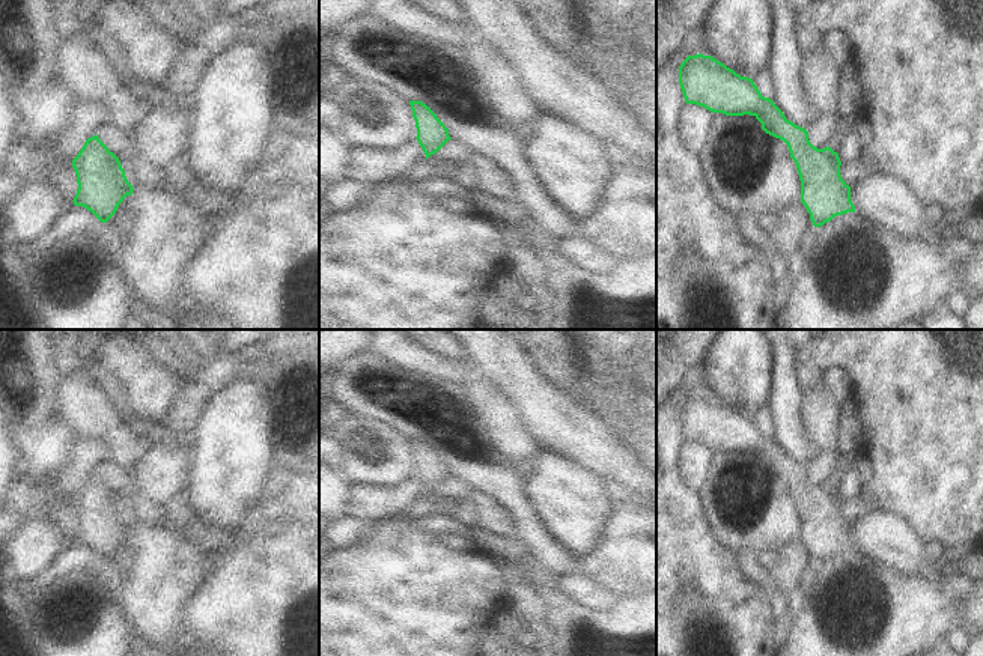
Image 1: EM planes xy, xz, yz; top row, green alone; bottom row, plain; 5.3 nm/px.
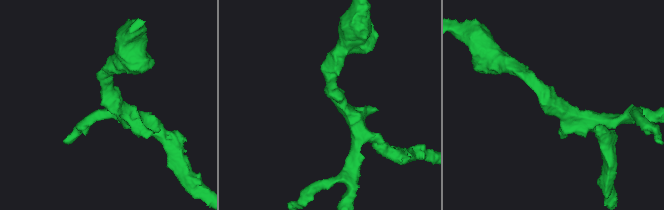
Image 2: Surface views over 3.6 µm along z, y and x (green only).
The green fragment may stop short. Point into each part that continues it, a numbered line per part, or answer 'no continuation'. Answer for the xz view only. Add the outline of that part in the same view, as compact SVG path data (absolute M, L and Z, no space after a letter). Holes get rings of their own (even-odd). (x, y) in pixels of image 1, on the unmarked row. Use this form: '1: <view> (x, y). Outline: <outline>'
no continuation.

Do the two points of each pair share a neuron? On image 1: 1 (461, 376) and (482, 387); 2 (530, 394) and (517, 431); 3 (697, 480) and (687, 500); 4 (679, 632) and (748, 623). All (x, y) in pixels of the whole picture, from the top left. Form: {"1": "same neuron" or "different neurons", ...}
{"1": "different neurons", "2": "different neurons", "3": "different neurons", "4": "same neuron"}

